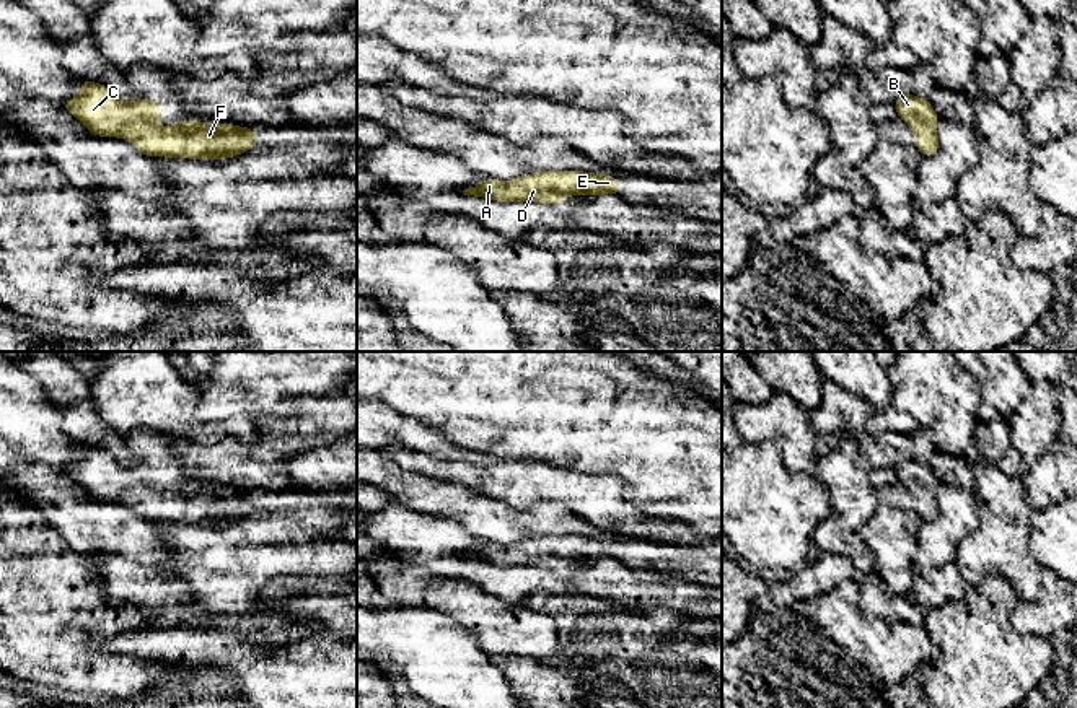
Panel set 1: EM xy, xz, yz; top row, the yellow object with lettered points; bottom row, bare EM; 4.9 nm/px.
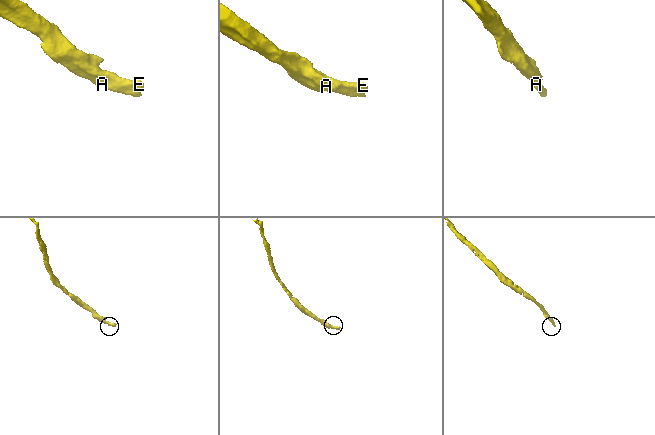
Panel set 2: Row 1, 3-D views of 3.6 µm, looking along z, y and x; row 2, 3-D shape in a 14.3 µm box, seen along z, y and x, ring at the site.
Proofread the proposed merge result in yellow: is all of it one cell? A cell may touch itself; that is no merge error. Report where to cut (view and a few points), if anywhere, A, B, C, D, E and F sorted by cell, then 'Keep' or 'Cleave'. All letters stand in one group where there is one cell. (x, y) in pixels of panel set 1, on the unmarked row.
No split. Groups: A B C D E F. Keep

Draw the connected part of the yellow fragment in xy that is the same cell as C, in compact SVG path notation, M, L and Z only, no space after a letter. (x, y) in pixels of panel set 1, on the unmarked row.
M80 446L78 451L83 457L62 472L80 483L93 500L125 503L147 521L226 524L257 511L251 492L192 483L160 492L163 465L143 462L122 467L104 449Z

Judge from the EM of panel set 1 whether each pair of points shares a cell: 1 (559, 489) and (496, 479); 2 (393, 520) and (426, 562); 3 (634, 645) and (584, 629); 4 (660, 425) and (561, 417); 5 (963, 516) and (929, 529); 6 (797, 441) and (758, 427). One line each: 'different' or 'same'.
1: same
2: same
3: same
4: same
5: same
6: same

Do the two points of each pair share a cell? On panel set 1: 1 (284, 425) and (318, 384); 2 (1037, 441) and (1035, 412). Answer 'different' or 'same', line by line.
1: different
2: same

